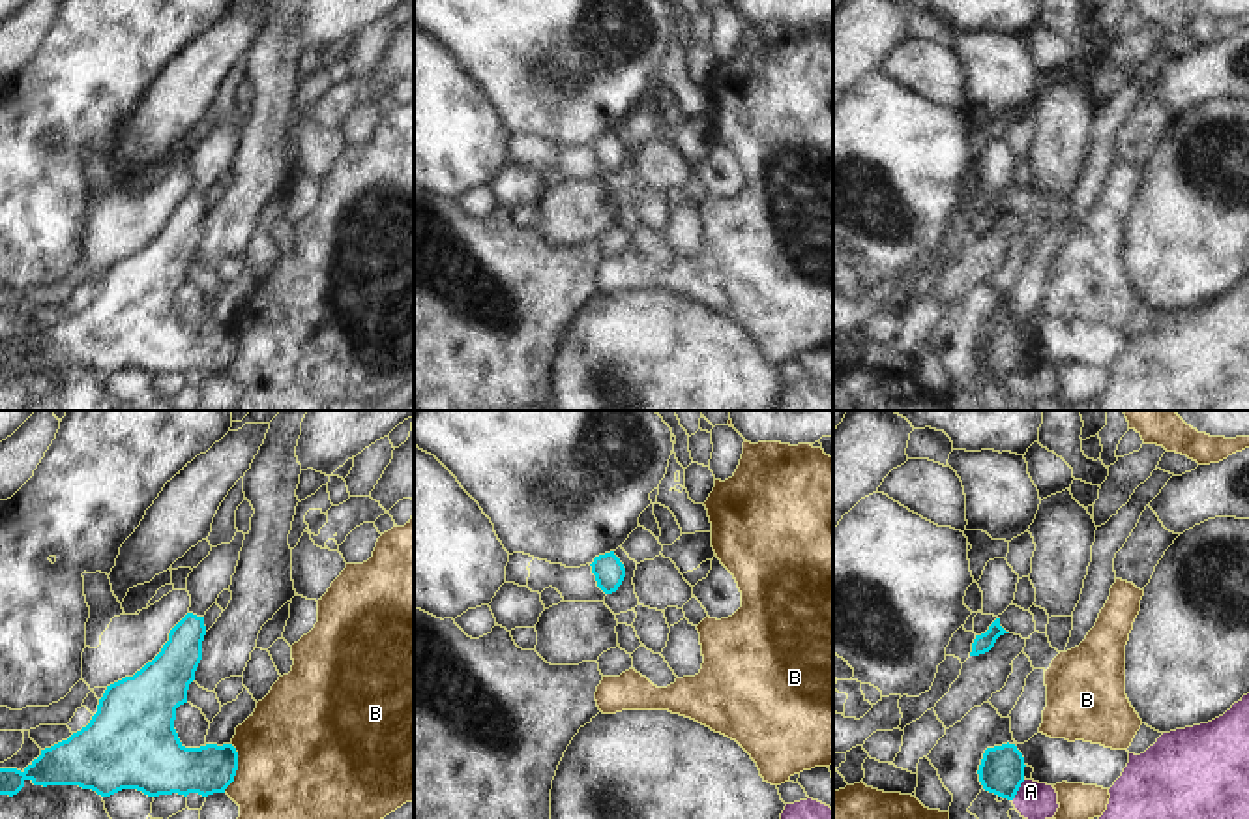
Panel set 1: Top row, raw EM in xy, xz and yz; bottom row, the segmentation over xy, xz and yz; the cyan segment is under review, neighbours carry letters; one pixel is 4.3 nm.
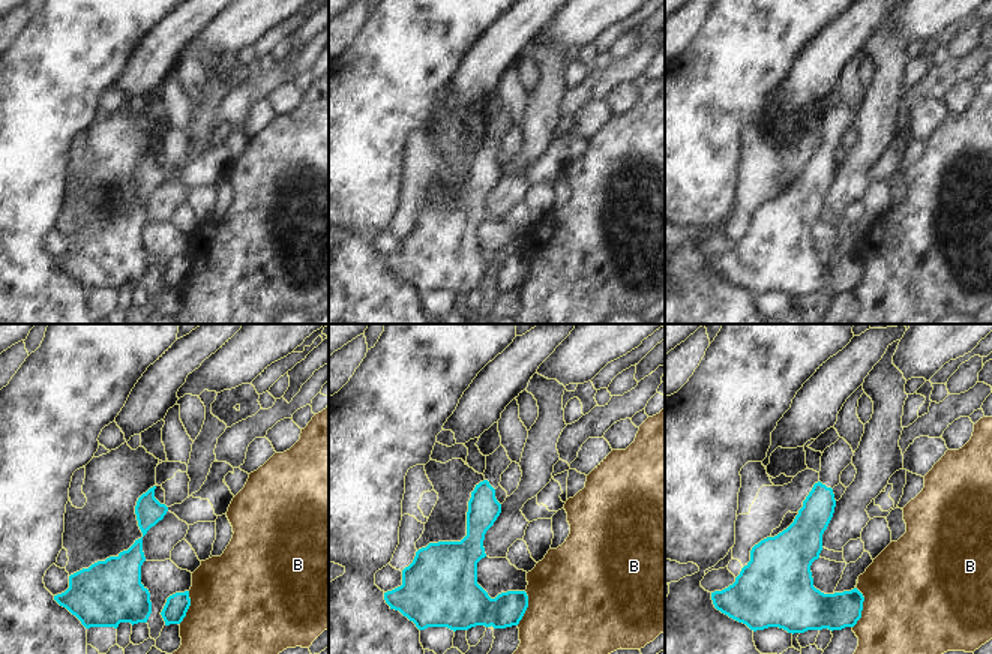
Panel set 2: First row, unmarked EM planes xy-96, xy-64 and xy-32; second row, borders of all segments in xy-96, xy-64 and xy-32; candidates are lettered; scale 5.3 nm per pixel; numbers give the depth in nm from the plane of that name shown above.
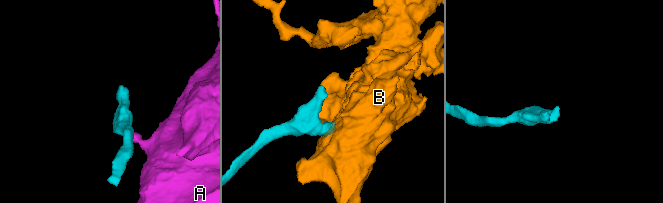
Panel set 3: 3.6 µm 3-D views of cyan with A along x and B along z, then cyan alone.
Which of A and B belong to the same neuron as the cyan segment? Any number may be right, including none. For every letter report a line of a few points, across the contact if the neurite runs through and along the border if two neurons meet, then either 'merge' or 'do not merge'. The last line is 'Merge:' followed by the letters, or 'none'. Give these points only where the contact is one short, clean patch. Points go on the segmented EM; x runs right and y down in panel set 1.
A: line yz (1025, 778), (1012, 801); do not merge
B: line xy (233, 744), (236, 773), (223, 791); do not merge
Merge: none

